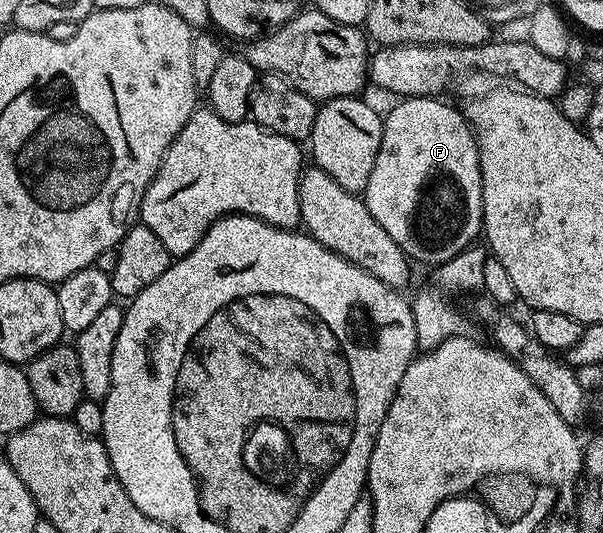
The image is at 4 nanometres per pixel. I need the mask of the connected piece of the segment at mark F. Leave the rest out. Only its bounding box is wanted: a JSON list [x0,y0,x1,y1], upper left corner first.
[364,97,482,267]

